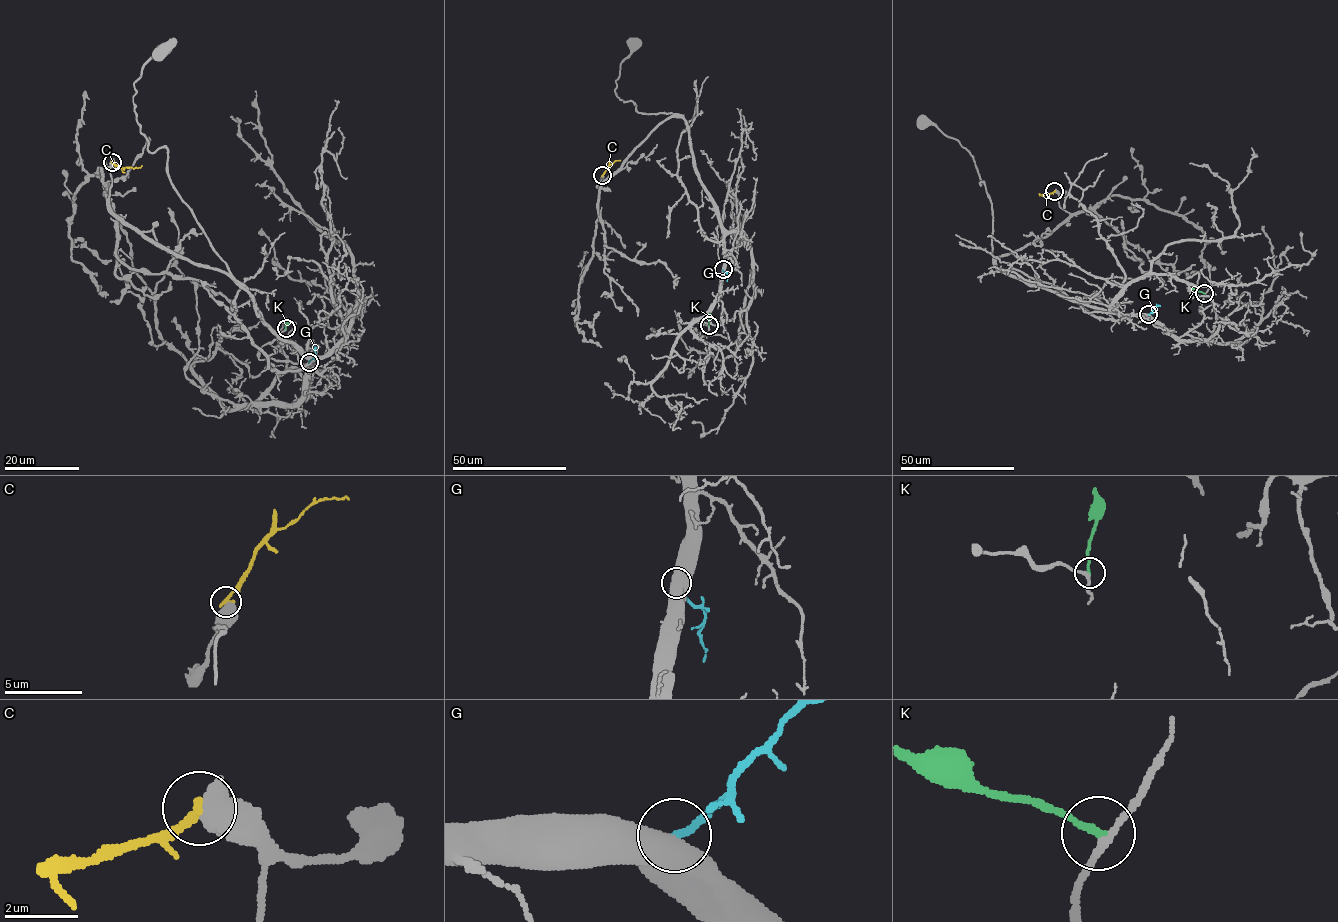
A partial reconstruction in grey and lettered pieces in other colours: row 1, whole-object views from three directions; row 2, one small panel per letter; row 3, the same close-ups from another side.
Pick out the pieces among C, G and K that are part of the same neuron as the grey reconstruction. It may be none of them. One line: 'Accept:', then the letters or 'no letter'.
Accept: G

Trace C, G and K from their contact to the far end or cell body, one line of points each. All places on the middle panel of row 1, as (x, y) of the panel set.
C: (602, 175), (609, 165), (620, 160)
G: (722, 269), (726, 281)
K: (709, 325), (709, 313)

